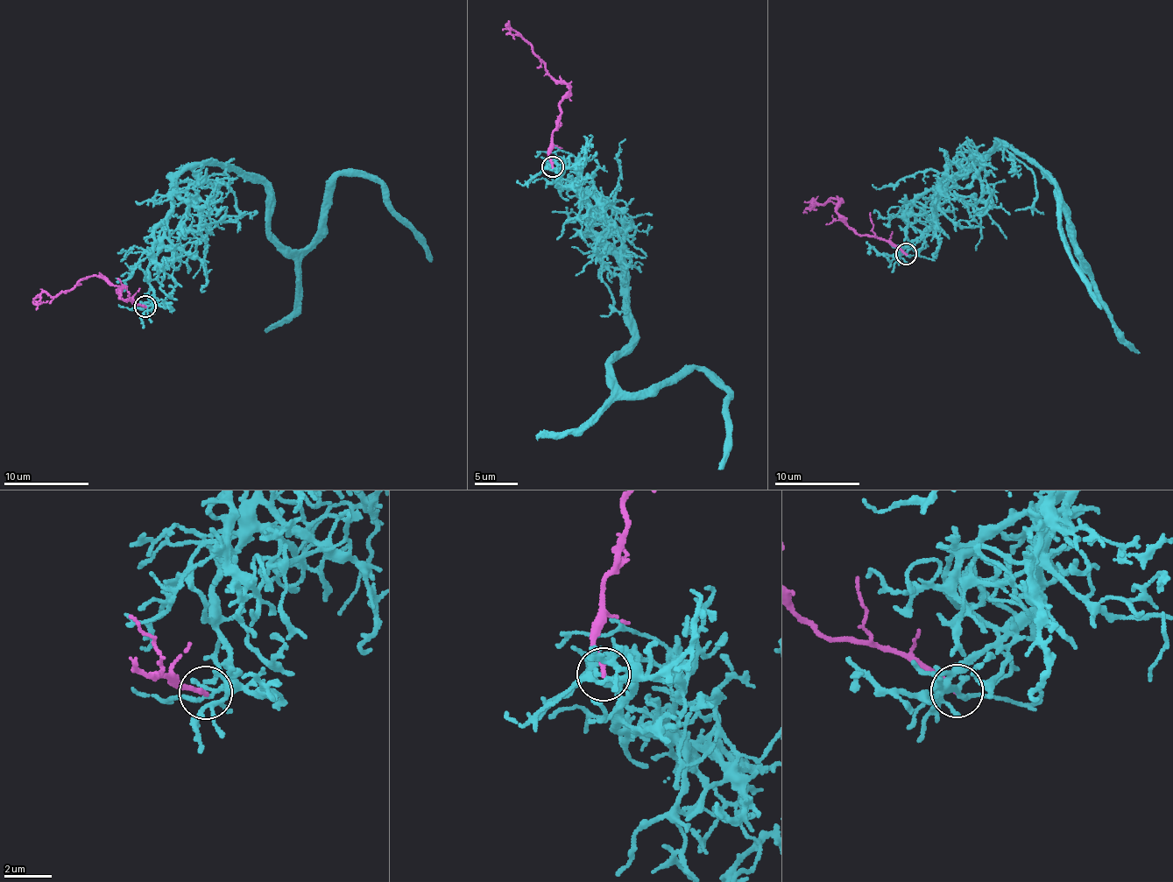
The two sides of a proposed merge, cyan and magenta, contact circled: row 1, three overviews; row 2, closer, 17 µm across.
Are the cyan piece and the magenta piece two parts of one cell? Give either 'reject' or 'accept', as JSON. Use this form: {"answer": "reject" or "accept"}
{"answer": "reject"}

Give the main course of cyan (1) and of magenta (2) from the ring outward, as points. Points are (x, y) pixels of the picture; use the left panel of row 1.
1: (145, 305), (179, 176), (197, 165), (263, 185), (269, 234), (293, 250), (336, 178), (373, 179), (431, 261)
2: (144, 306), (130, 299), (124, 301), (116, 286), (92, 275), (54, 295), (44, 292), (36, 310)

